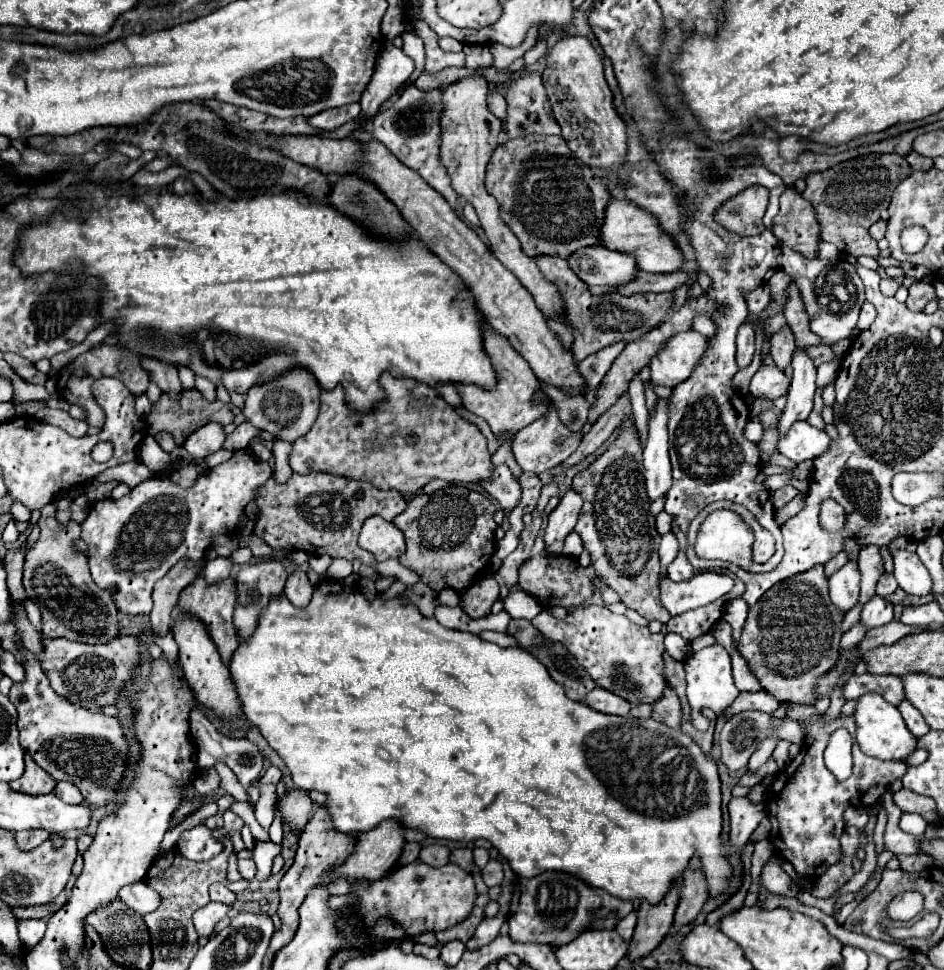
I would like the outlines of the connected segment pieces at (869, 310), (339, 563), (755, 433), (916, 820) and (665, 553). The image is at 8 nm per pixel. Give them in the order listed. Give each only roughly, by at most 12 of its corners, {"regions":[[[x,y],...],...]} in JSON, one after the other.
{"regions":[[[864,303],[860,309],[858,329],[864,331],[876,319],[876,307]],[[334,559],[328,575],[342,579],[352,575],[348,559]],[[758,417],[748,421],[744,437],[758,444],[763,427]],[[902,813],[902,831],[918,837],[928,823],[916,813]],[[674,533],[662,536],[658,547],[660,578],[676,558],[679,543]]]}

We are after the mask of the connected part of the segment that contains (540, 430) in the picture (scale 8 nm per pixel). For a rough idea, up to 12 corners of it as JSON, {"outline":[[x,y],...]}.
{"outline":[[554,403],[512,441],[524,471],[540,475],[582,441]]}

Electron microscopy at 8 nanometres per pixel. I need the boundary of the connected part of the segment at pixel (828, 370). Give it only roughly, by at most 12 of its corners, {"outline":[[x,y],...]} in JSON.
{"outline":[[830,361],[817,368],[816,386],[825,387],[834,381],[840,363]]}

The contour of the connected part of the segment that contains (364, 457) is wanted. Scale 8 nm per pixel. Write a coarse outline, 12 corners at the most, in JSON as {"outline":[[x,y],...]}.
{"outline":[[426,383],[358,413],[322,389],[292,471],[418,493],[490,477],[486,437]]}

